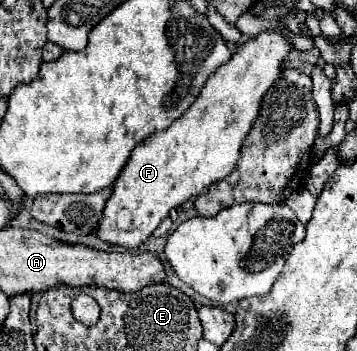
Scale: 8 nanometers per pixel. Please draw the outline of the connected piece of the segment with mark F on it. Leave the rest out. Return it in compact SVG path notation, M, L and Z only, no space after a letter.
M260 33L242 43L232 59L208 77L192 107L176 123L166 131L152 133L132 151L92 233L108 245L136 249L168 217L170 209L184 205L212 183L224 179L236 167L240 141L246 139L256 121L260 99L280 77L282 61L288 53L290 43L276 33Z

